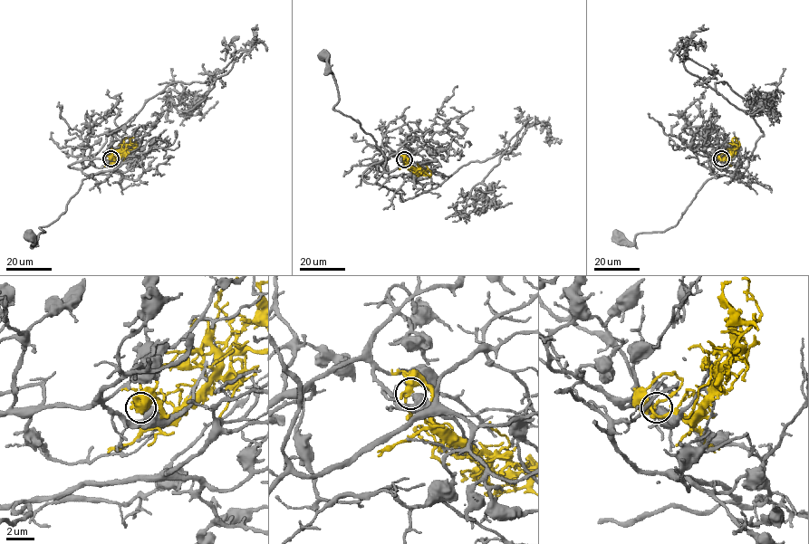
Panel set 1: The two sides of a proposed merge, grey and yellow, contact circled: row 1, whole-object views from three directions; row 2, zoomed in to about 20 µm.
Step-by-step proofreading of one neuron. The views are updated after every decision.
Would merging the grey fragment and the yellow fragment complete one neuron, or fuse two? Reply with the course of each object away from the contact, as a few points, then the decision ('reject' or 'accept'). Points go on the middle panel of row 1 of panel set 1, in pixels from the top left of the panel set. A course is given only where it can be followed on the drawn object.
grey via (404, 159), (392, 154), (362, 178), (375, 183), (386, 157), (359, 122), (333, 109), (337, 85), (322, 56) | yellow via (404, 159), (406, 157), (408, 163), (416, 170), (430, 175), (431, 171), (426, 166) | reject

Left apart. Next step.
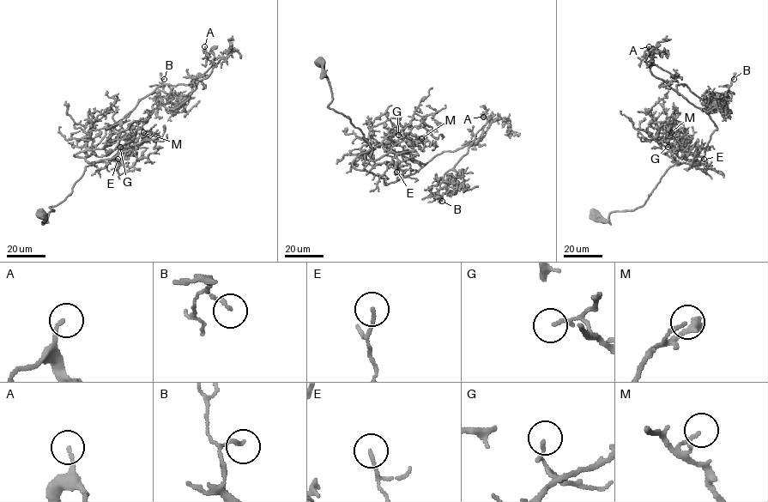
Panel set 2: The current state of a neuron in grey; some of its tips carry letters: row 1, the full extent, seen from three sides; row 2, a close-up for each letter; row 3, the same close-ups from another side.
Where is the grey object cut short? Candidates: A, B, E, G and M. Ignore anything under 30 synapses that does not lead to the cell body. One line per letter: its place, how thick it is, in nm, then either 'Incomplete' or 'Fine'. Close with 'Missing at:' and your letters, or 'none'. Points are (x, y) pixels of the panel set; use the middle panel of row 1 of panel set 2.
A: Place: (483, 117). Thickness 150 nm. Incomplete
B: Place: (442, 201). Thickness 140 nm. Fine
E: Place: (396, 172). Thickness 120 nm. Fine
G: Place: (398, 135). Thickness 140 nm. Fine
M: Place: (421, 138). Thickness 130 nm. Fine
Missing at: A

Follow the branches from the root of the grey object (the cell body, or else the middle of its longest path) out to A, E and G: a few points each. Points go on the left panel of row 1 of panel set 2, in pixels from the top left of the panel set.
A: (40, 214), (47, 220), (71, 192), (105, 130), (142, 99), (163, 84), (194, 90), (209, 75), (204, 46)
E: (40, 214), (47, 220), (53, 210), (50, 207), (71, 192), (92, 162), (116, 159), (117, 170), (117, 159)
G: (40, 214), (47, 220), (53, 210), (50, 207), (71, 192), (85, 168), (113, 158), (120, 147)

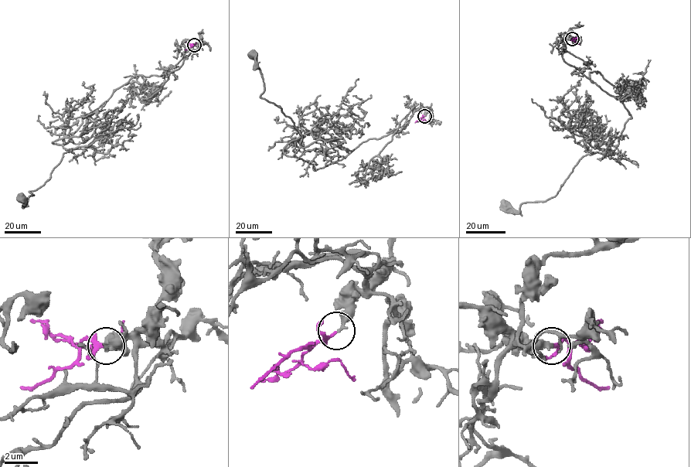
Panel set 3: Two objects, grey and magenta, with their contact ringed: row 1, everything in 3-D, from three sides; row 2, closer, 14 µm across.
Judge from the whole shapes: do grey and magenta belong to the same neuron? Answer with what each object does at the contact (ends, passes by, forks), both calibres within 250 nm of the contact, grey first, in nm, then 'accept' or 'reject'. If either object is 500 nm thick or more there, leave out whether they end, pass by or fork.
grey ends; magenta passes by; calibres 300 and 170 nm; accept

